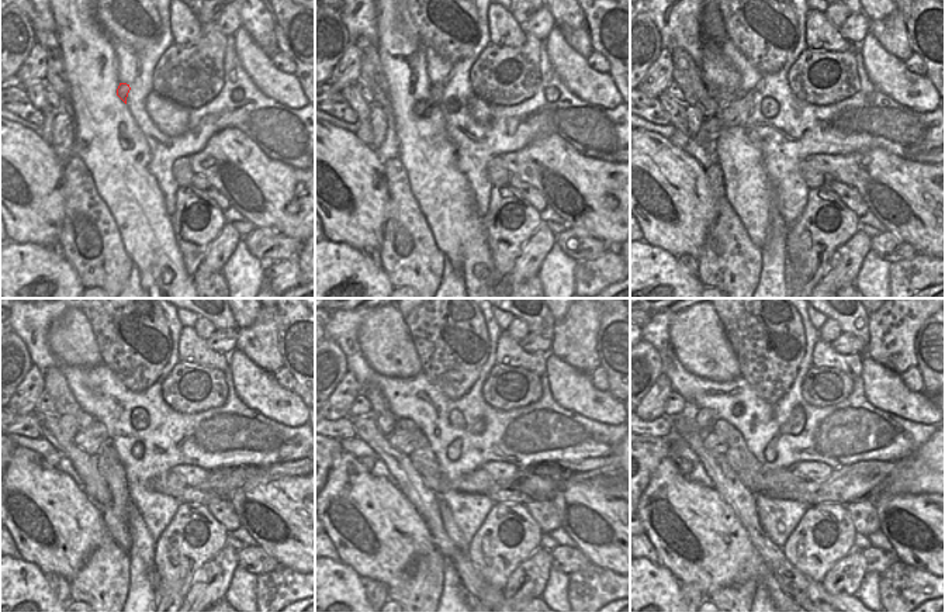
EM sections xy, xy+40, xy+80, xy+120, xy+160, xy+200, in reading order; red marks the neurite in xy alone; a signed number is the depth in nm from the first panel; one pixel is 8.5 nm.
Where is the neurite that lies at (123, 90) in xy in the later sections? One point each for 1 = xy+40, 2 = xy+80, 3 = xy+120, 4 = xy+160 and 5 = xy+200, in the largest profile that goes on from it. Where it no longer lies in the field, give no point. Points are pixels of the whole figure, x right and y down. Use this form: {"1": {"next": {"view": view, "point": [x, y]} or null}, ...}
{"1": {"next": {"view": "xy+40", "point": [435, 97]}}, "2": {"next": {"view": "xy+80", "point": [734, 114]}}, "3": {"next": {"view": "xy+120", "point": [92, 439]}}, "4": {"next": {"view": "xy+160", "point": [404, 441]}}, "5": {"next": {"view": "xy+200", "point": [712, 442]}}}

